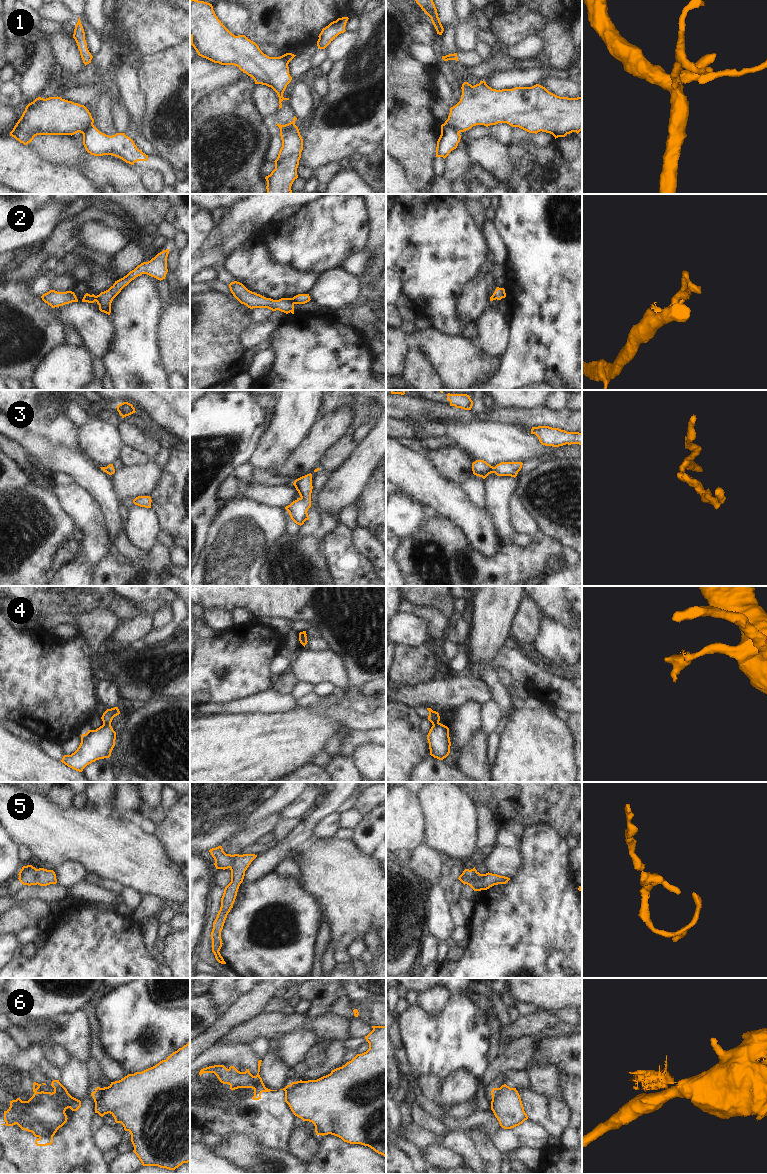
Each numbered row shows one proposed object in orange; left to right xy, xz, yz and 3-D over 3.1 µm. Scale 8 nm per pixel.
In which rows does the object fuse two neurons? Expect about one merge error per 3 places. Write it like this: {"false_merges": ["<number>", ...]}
{"false_merges": ["1", "2", "4", "6"]}

